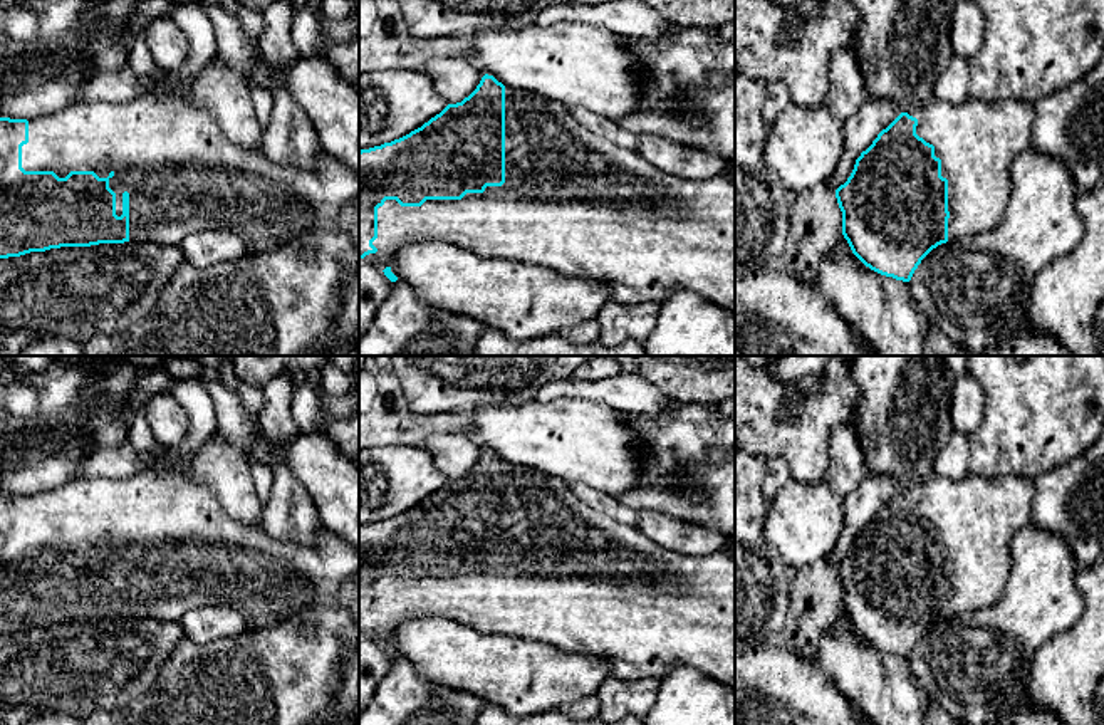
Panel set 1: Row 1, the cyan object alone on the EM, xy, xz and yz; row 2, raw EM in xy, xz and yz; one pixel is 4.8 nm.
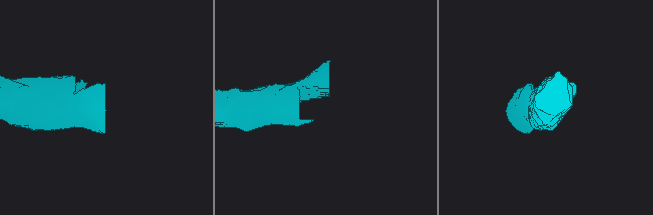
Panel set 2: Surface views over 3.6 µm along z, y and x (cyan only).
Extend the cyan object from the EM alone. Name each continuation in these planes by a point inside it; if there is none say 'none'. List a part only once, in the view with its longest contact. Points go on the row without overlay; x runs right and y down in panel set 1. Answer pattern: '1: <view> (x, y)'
1: xz (572, 576)

